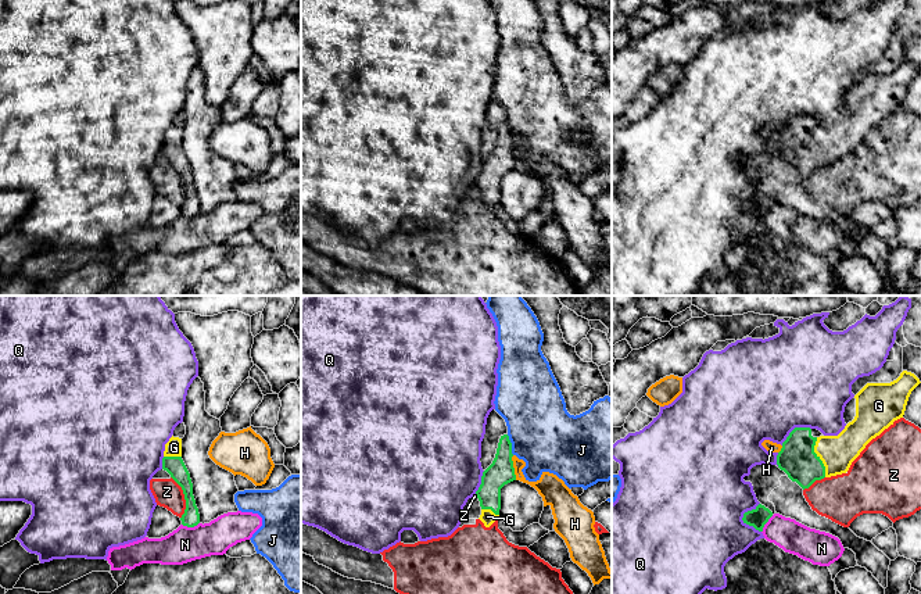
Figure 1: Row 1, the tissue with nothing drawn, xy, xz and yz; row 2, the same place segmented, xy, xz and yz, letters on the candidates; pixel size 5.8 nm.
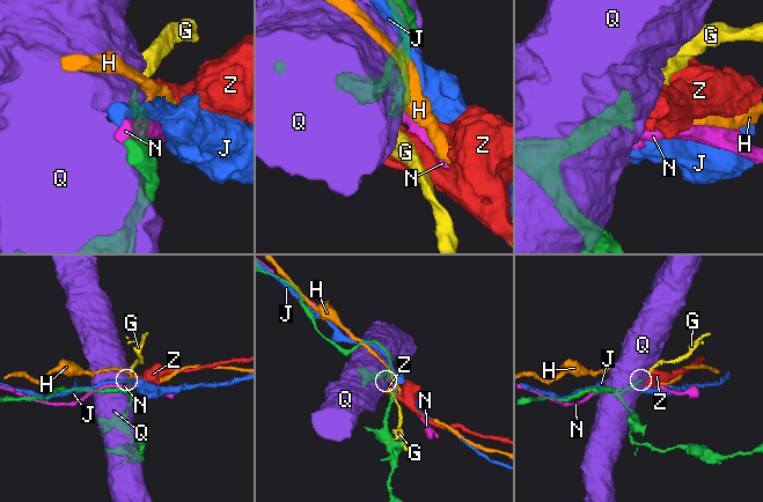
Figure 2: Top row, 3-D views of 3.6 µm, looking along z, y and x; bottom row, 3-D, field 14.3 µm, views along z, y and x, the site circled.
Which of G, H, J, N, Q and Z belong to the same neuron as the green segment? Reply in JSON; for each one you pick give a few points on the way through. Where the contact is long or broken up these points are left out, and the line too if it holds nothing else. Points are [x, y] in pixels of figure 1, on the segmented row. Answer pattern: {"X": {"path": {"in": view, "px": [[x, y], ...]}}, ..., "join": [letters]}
{"G": {"path": {"in": "yz", "px": [[796, 458], [817, 457], [837, 453]]}}, "join": ["G"]}

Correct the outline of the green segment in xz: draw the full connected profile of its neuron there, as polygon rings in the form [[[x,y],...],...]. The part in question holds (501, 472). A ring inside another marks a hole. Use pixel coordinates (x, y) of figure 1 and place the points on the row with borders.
[[[508,434],[501,436],[492,464],[483,472],[481,484],[476,491],[480,501],[480,520],[490,527],[498,518],[501,509],[501,489],[516,480],[512,443]]]

